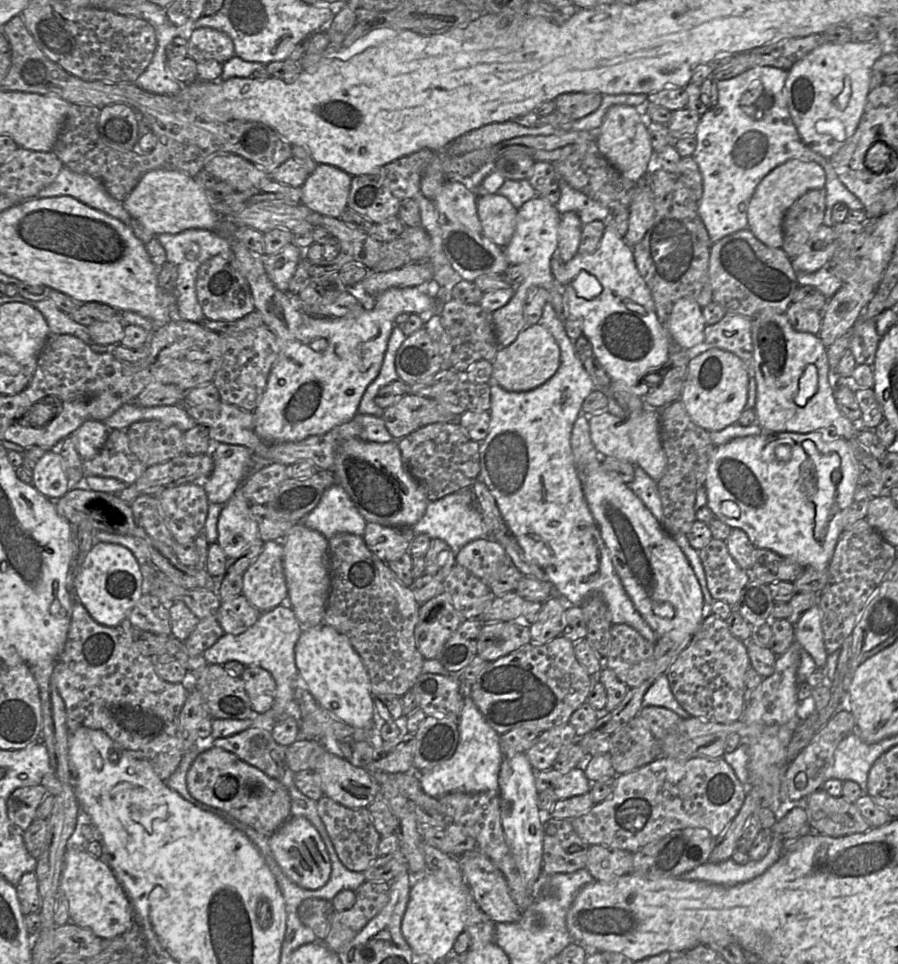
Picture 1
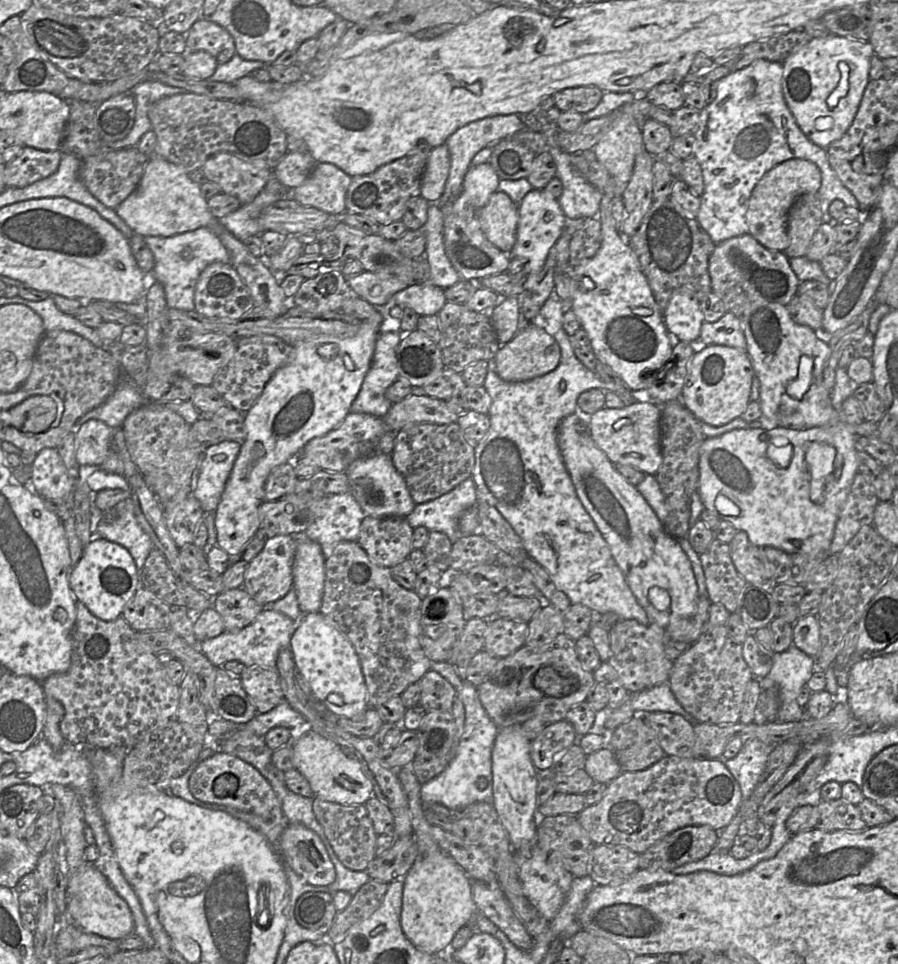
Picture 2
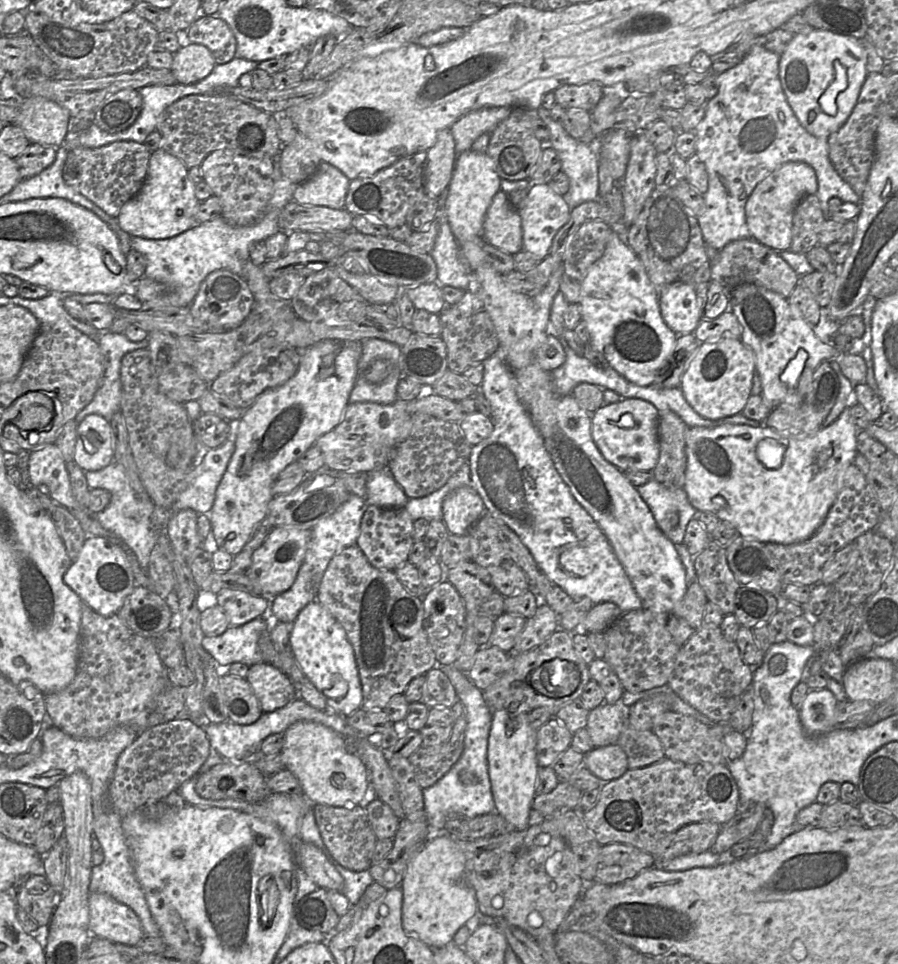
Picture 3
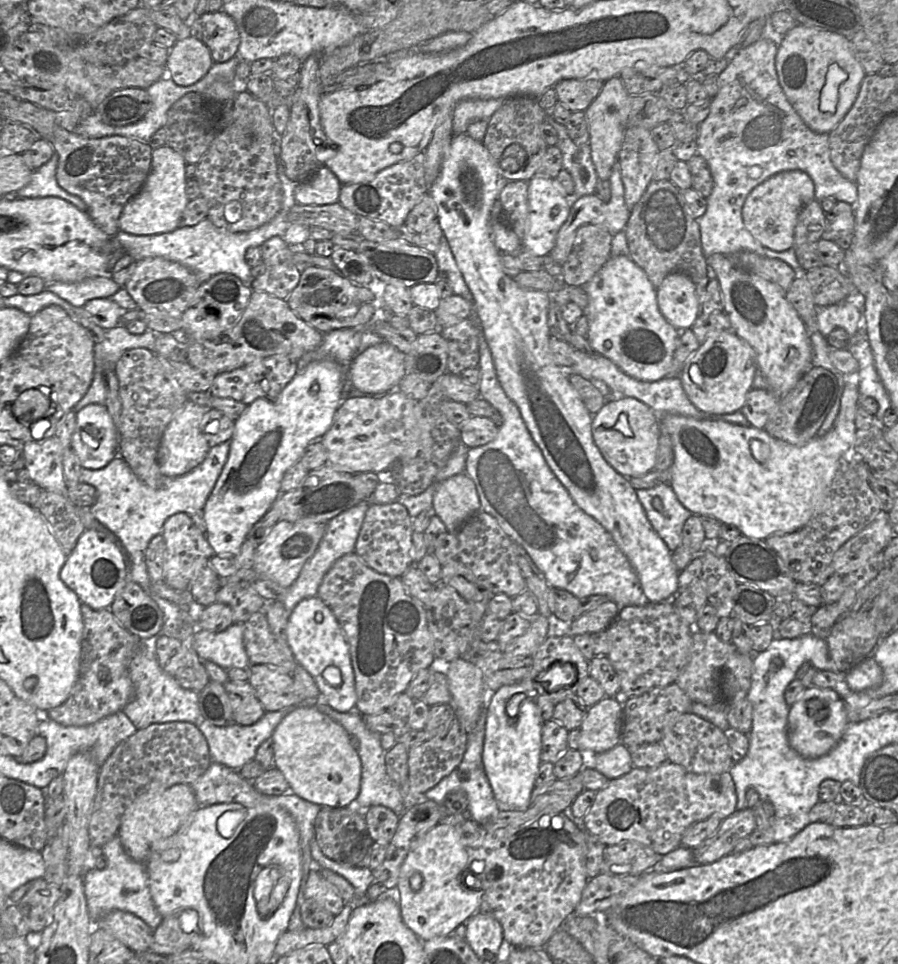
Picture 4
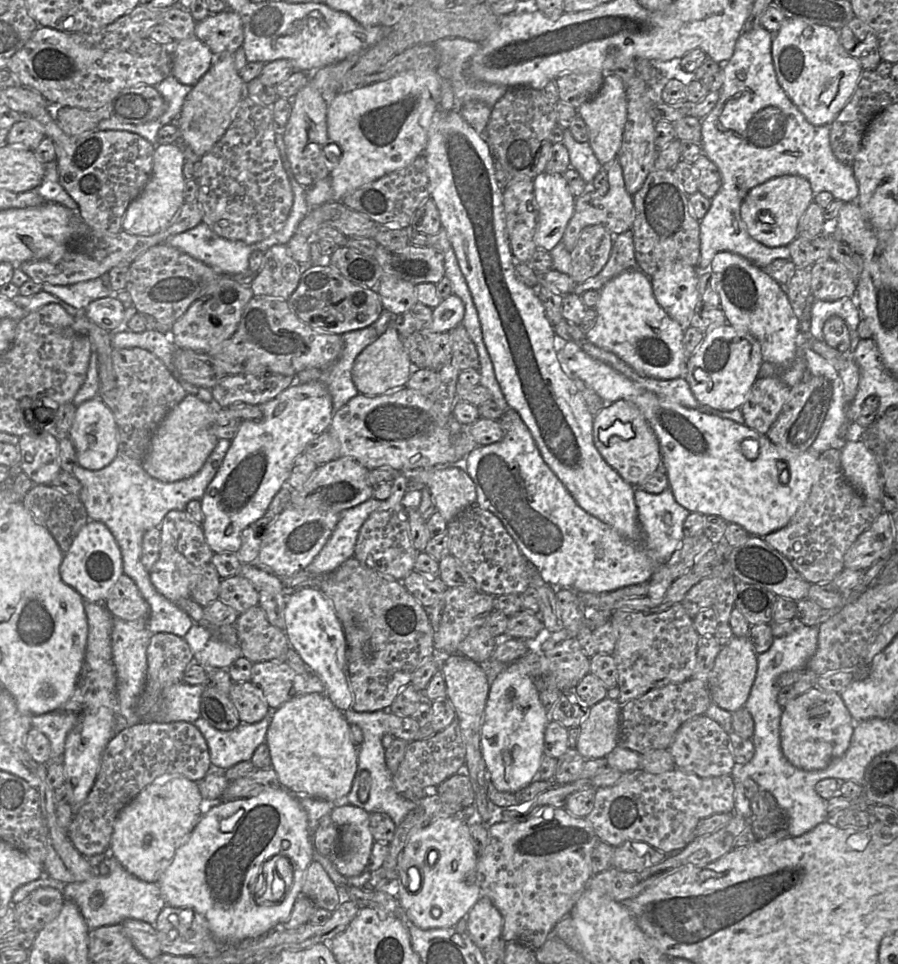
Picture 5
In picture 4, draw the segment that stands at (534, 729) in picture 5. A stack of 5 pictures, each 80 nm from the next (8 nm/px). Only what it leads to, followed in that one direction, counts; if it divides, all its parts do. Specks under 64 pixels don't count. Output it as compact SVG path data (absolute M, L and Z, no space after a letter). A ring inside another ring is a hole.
M519 683L504 685L491 696L488 696L486 704L487 720L482 757L486 775L500 810L525 810L530 806L531 794L536 786L536 776L542 762L542 728L544 721L540 715L535 698L527 696L521 702L518 713L515 716L509 716L507 713L510 699L520 692L523 692L523 687Z

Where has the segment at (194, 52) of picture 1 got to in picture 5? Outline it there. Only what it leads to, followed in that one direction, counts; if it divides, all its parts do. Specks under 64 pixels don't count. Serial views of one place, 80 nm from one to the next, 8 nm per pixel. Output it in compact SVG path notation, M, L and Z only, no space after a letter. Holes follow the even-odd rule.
M230 9L209 14L196 23L194 37L204 43L214 57L234 54L244 41L242 19Z

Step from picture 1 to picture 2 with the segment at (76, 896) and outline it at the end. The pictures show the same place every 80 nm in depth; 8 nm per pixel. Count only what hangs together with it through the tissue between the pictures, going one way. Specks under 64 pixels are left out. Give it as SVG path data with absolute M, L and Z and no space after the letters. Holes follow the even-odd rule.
M84 862L69 878L66 889L67 914L76 926L86 933L121 940L134 932L133 915L126 901L92 863Z

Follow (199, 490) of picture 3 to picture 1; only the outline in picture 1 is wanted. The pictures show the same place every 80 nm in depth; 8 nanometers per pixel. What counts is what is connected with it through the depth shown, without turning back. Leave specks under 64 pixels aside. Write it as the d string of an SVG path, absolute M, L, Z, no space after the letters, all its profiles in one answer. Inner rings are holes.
M220 443L210 455L214 462L214 470L202 482L209 503L225 504L252 471L260 470L272 463L256 456L251 449L243 445Z

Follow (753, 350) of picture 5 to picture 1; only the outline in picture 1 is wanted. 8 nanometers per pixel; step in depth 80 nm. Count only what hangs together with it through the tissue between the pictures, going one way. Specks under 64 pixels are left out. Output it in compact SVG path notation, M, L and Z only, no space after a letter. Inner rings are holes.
M709 348L690 359L680 401L691 420L707 432L736 424L746 409L750 372L735 354Z

